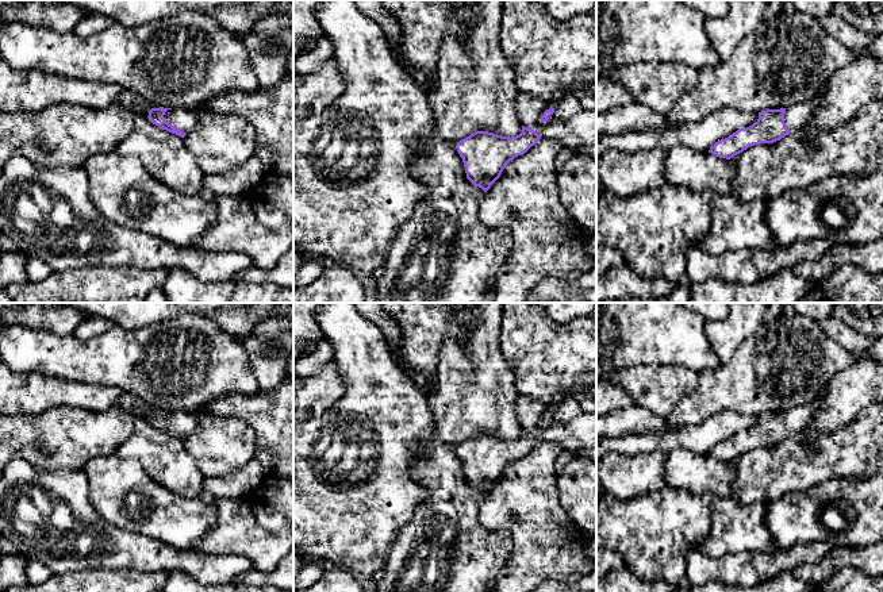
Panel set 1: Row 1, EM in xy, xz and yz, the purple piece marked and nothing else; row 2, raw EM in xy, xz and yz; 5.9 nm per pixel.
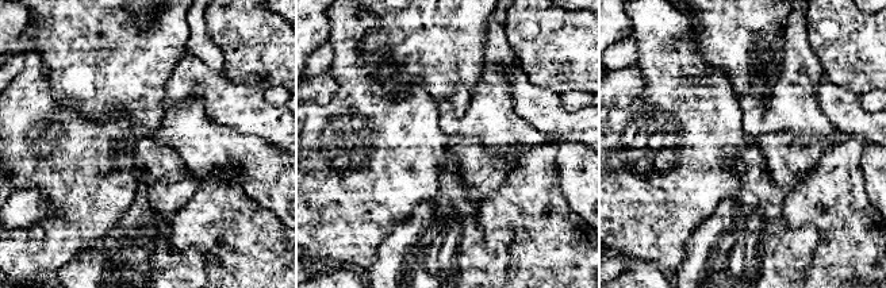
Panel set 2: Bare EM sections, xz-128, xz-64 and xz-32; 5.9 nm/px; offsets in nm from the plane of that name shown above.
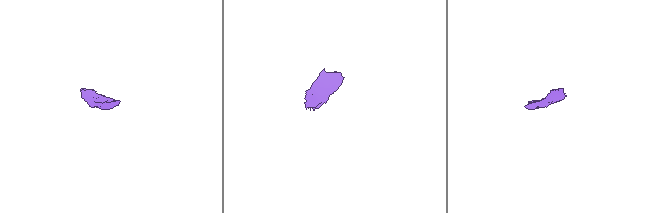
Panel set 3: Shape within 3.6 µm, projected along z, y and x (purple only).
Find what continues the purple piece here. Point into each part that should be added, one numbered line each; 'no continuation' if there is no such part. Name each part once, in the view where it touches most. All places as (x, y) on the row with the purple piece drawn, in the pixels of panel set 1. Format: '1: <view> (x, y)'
1: xy (184, 119)

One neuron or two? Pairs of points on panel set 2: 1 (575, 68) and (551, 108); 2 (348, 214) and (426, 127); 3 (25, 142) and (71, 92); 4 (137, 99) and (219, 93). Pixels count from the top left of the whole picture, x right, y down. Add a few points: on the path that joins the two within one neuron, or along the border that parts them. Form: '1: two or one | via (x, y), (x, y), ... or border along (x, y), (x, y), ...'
1: two | border along (530, 81), (553, 89), (560, 95)
2: one | via (364, 192), (405, 149)
3: two | border along (46, 73), (53, 95), (80, 116), (88, 119)
4: two | border along (175, 68), (165, 87), (164, 110)

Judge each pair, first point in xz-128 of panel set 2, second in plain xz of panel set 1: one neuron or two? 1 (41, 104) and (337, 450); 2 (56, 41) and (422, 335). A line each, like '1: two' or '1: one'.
1: one
2: one

